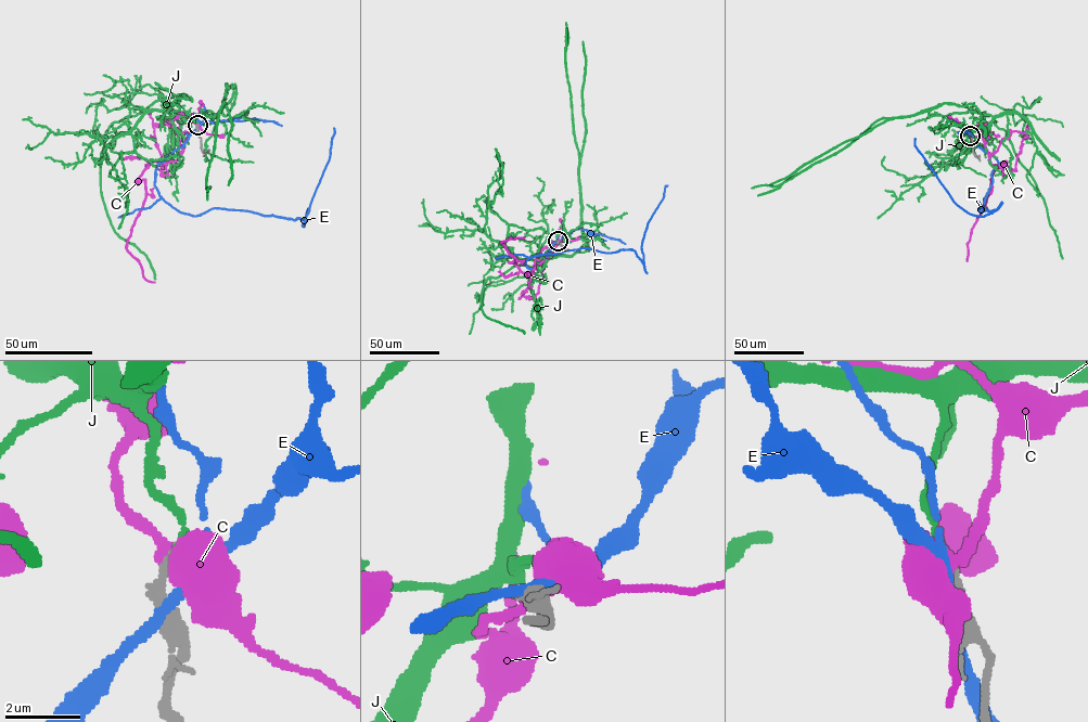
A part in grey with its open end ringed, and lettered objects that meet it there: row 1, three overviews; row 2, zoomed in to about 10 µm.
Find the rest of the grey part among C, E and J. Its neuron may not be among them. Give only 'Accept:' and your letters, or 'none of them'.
Accept: J

